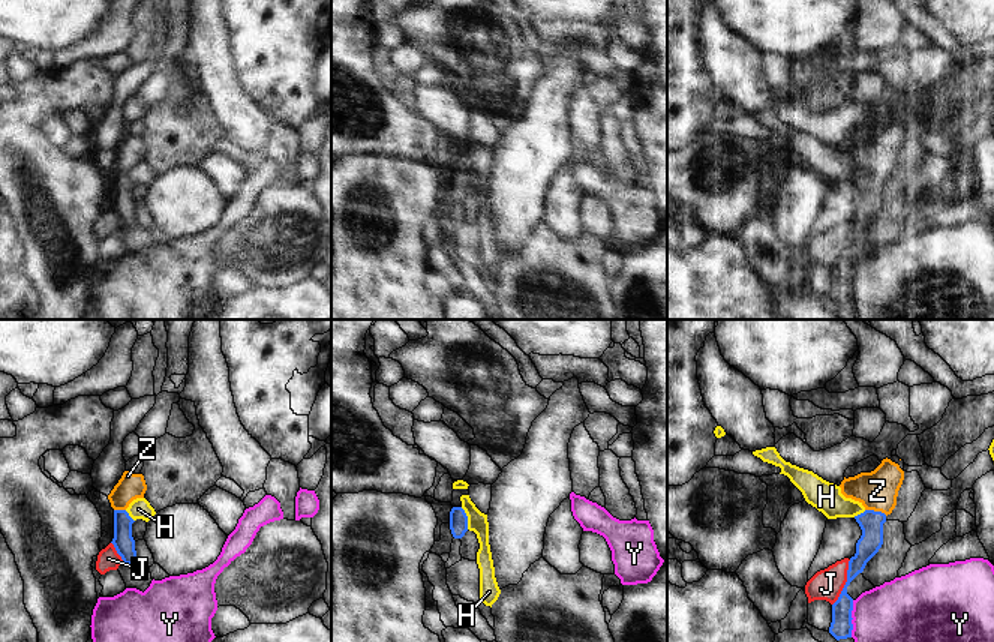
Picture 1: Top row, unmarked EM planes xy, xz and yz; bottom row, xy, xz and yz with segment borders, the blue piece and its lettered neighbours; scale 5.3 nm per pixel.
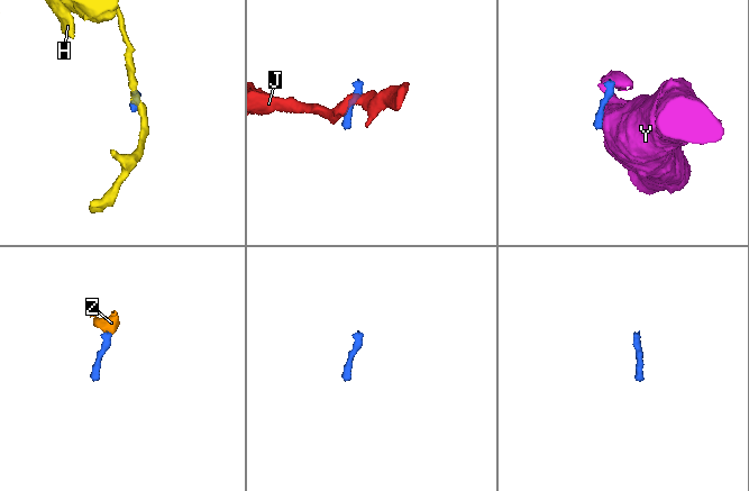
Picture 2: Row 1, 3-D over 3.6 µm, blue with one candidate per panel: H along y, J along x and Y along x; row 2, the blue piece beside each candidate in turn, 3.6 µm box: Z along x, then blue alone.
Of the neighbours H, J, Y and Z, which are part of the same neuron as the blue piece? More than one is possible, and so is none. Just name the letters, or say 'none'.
Z

